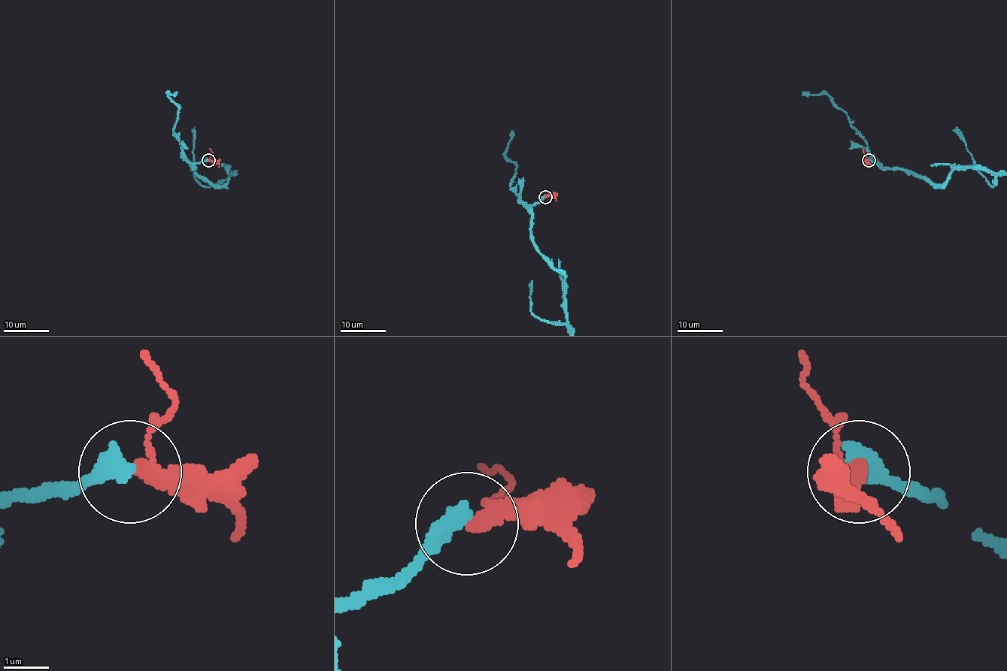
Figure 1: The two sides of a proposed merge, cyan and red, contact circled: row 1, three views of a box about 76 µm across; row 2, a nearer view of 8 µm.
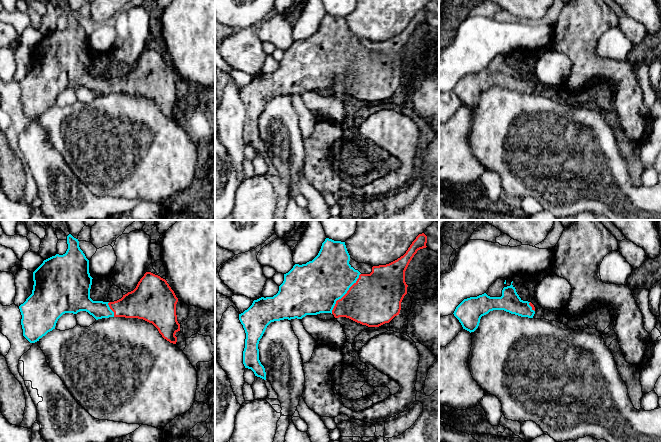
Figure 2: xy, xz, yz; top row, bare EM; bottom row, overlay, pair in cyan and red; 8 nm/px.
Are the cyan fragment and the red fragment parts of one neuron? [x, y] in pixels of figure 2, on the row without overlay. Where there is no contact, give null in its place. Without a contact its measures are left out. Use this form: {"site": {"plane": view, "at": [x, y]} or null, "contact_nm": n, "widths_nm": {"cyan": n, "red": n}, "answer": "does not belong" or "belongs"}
{"site": {"plane": "xz", "at": [344, 70]}, "contact_nm": 400, "widths_nm": {"cyan": 420, "red": 400}, "answer": "belongs"}

